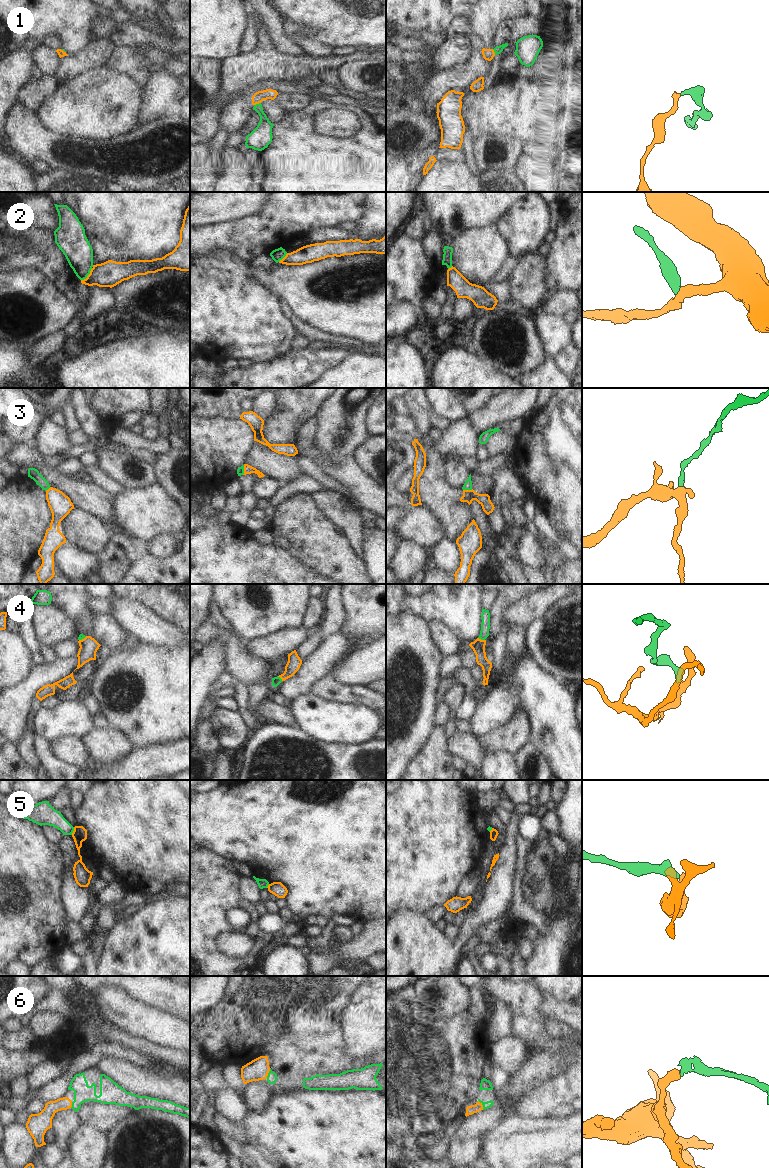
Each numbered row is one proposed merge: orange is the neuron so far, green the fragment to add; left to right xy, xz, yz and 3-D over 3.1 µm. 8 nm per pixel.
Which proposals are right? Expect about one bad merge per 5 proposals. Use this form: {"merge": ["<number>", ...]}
{"merge": ["1", "3", "4", "6"]}

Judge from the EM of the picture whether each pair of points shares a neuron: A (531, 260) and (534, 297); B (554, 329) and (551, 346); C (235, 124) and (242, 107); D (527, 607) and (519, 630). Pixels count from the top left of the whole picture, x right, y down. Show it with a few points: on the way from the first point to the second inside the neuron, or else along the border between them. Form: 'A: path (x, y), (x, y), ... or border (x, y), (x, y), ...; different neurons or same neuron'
A: path (531, 269), (531, 288); same neuron
B: path (554, 333), (554, 342); same neuron
C: path (235, 120), (235, 114), (238, 111); same neuron
D: border (510, 624), (522, 624), (526, 627); different neurons

